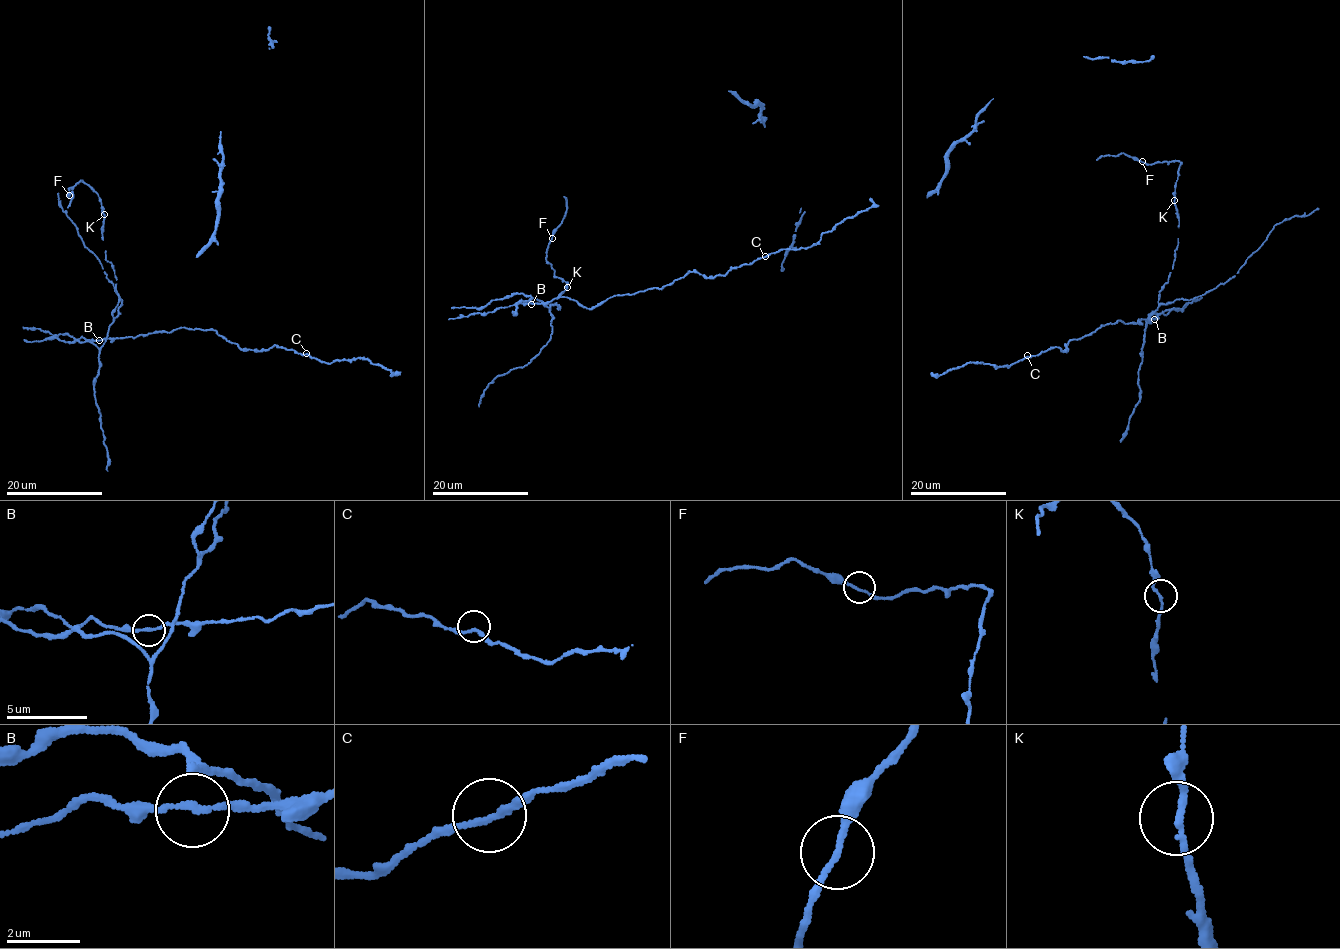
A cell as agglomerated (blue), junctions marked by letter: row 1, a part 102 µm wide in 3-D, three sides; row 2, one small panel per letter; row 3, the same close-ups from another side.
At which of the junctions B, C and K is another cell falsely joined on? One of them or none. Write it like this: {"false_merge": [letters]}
{"false_merge": []}

